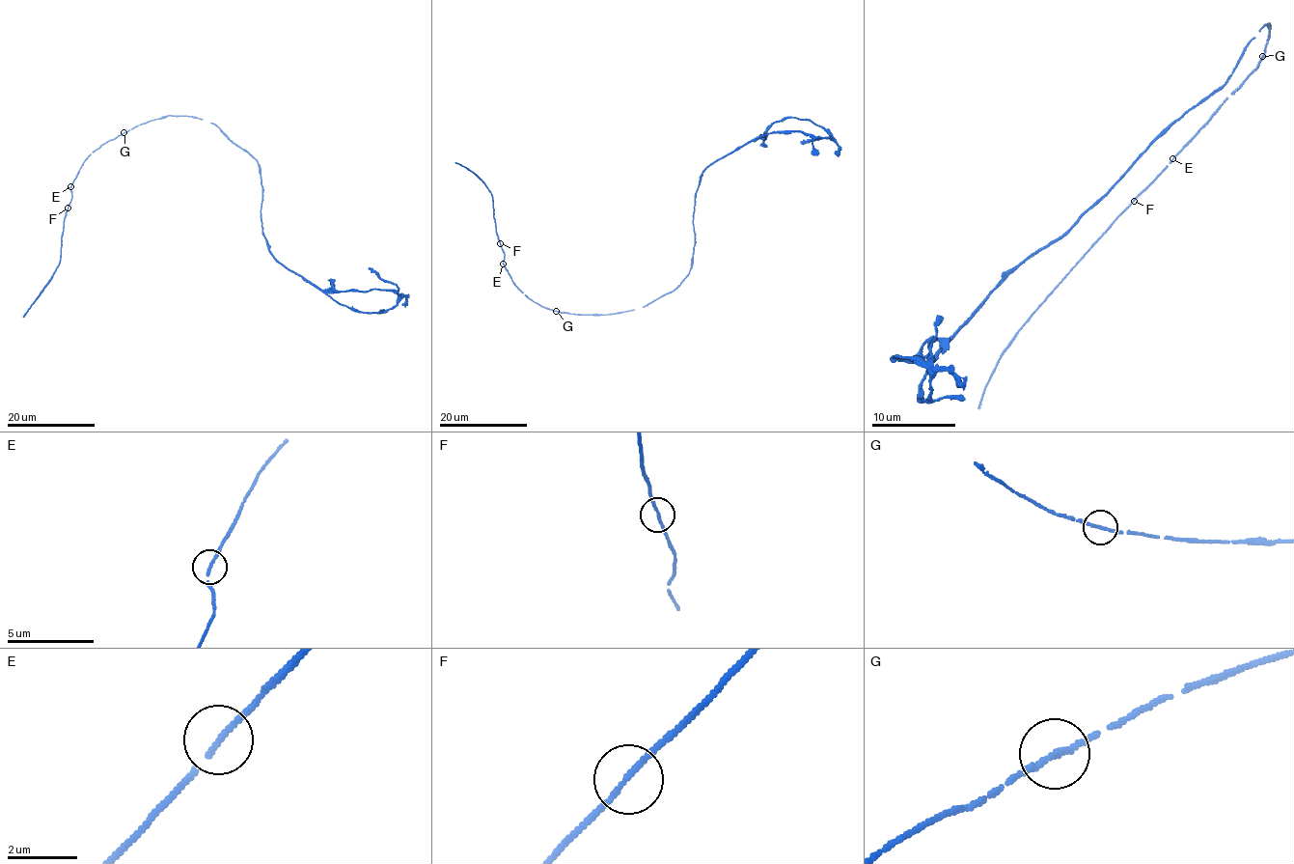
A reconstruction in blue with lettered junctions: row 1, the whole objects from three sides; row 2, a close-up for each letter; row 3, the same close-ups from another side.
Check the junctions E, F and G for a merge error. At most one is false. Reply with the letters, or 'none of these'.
none of these

